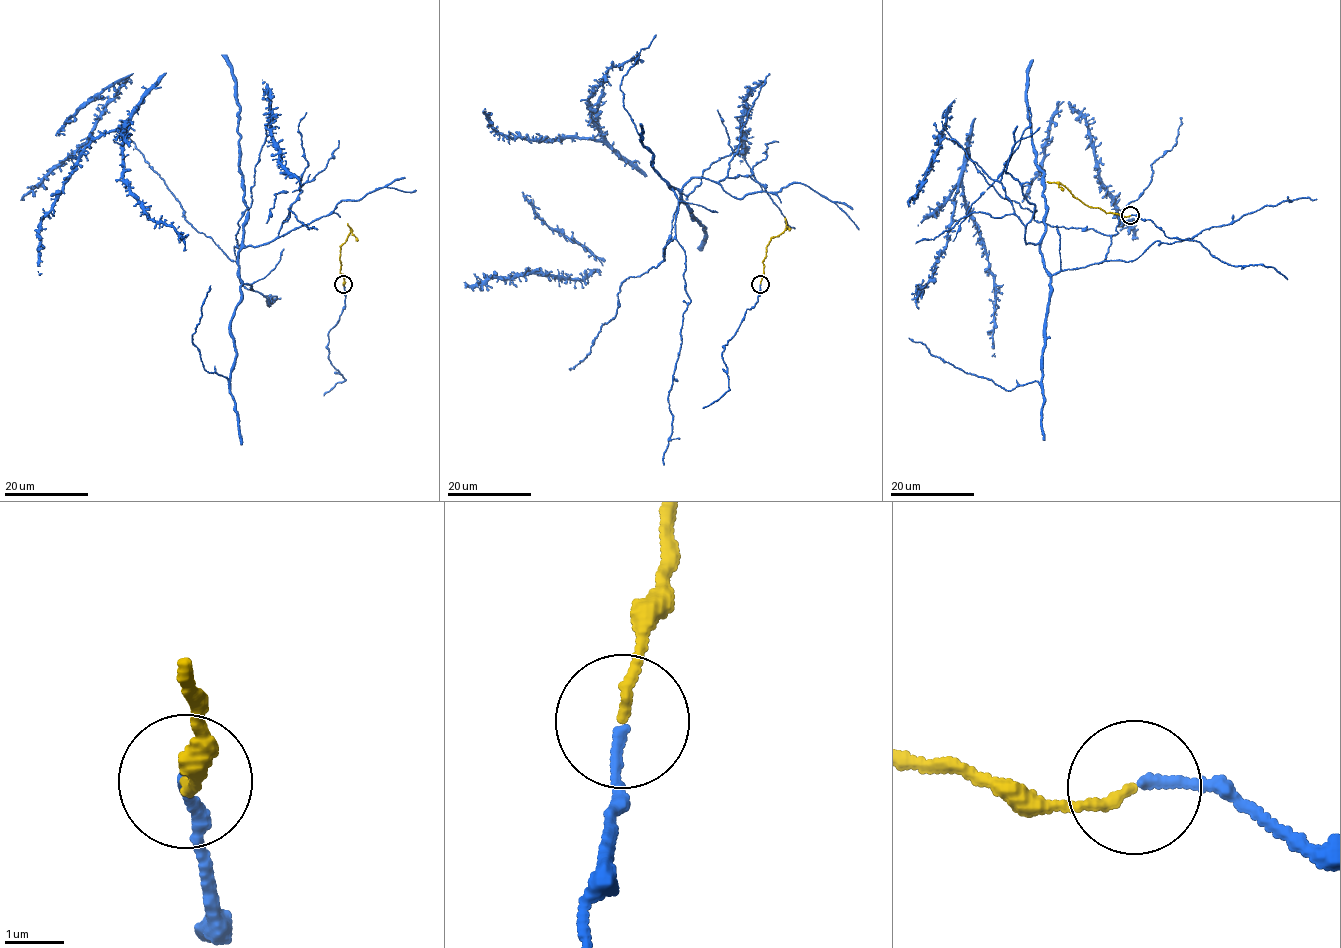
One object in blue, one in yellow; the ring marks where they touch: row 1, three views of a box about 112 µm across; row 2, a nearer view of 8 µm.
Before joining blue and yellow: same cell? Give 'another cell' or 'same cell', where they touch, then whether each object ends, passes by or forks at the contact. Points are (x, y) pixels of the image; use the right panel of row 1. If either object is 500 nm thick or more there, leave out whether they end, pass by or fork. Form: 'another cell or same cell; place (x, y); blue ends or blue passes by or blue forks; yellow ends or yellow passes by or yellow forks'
same cell; place (1130, 215); blue ends; yellow ends

